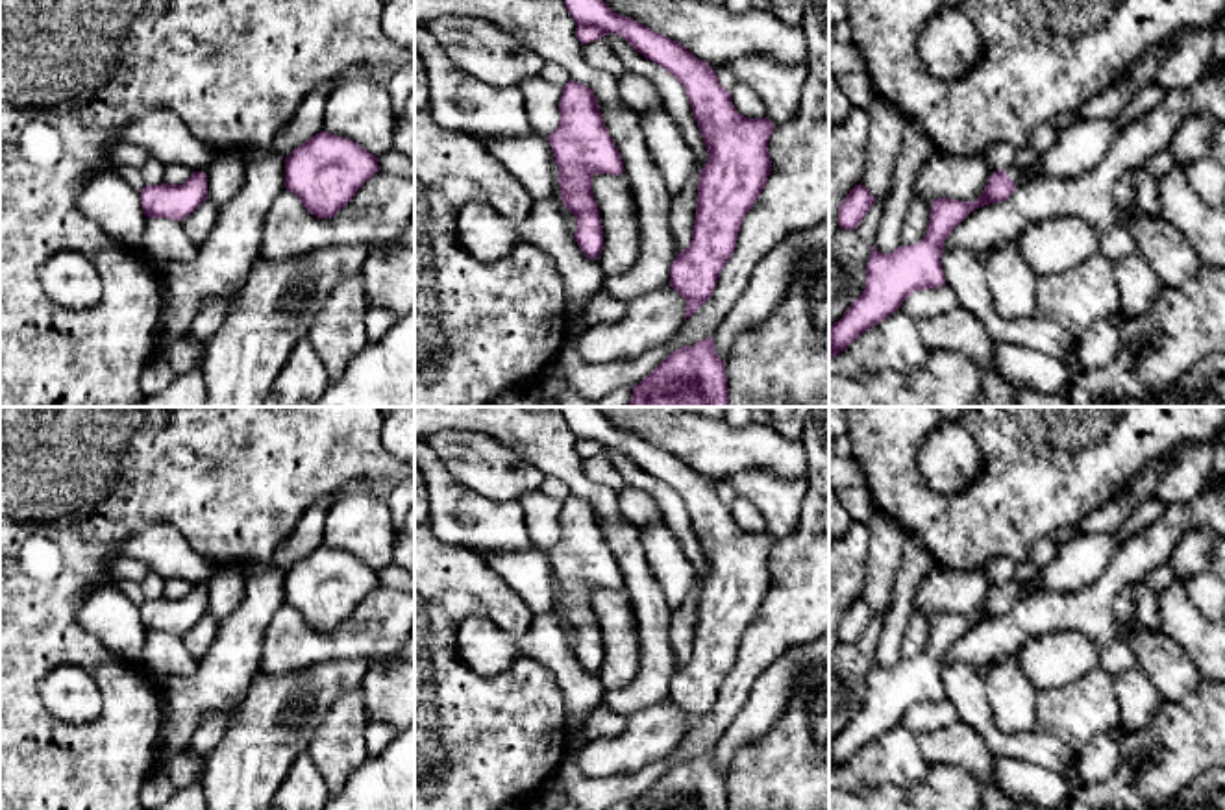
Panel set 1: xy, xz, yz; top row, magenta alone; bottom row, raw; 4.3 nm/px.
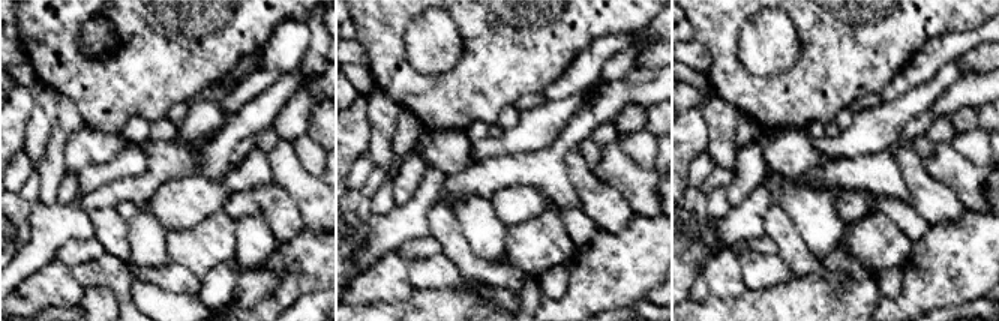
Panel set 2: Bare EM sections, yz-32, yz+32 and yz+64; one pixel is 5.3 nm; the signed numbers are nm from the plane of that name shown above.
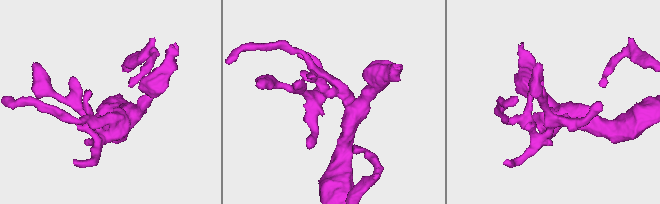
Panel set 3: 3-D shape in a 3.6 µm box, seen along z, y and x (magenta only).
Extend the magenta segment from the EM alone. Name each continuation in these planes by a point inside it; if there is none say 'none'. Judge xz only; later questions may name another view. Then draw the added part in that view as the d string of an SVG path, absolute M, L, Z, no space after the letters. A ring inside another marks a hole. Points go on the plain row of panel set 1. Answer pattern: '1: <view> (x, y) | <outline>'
none

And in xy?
none

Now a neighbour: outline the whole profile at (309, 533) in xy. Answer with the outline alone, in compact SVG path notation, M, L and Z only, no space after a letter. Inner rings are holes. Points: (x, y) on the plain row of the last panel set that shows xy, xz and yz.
M322 497L315 501L300 518L292 536L278 547L278 551L266 562L255 562L248 566L229 566L242 577L252 571L268 566L279 571L289 571L300 558L324 546L326 516L333 505L333 497Z

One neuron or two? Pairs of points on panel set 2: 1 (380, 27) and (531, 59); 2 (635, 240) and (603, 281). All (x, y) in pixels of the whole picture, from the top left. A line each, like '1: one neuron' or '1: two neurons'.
1: one neuron
2: one neuron

